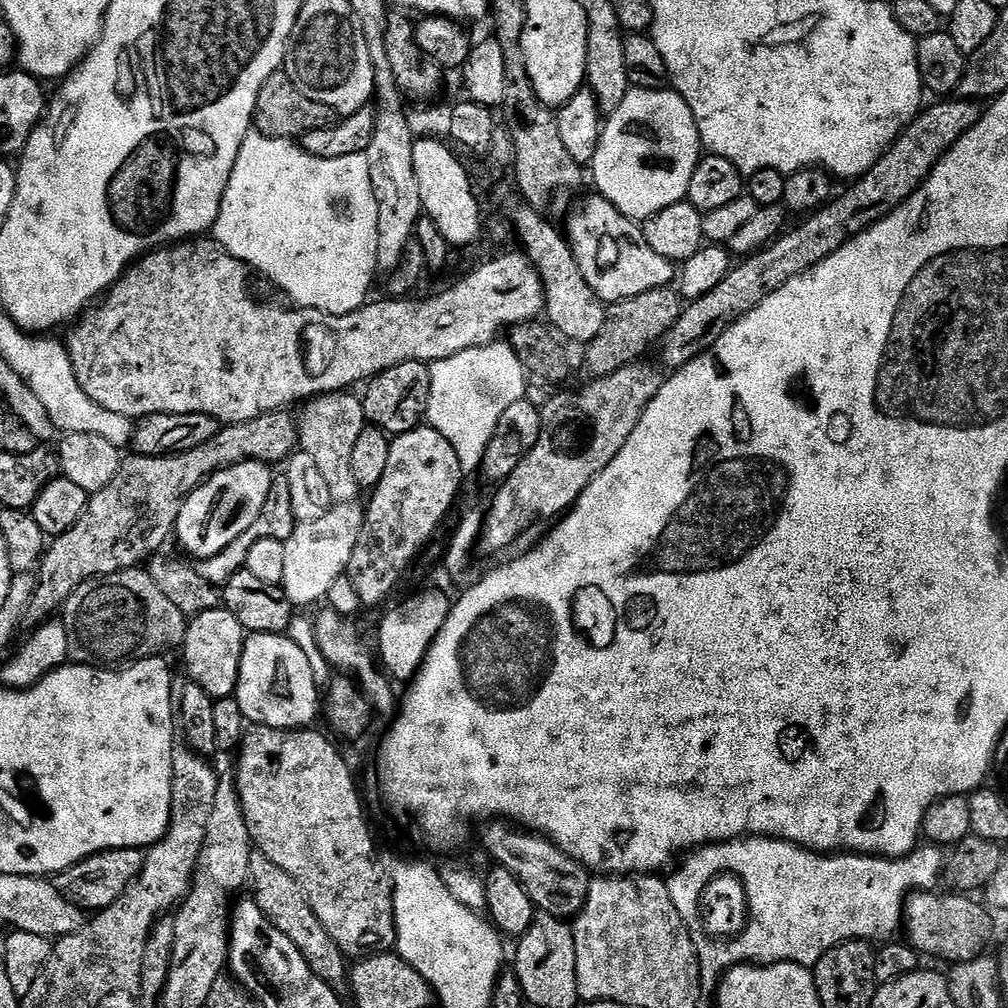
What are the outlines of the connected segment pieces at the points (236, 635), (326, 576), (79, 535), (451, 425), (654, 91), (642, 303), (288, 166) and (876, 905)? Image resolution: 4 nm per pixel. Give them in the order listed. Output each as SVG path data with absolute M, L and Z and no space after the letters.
M226 607L206 610L206 614L191 617L182 645L184 664L188 667L187 679L202 686L202 690L206 690L206 694L210 694L215 701L235 696L245 639L242 622L238 622L238 618L234 618Z
M333 503L332 508L323 518L318 518L318 522L306 522L297 524L294 534L284 541L286 550L286 574L282 585L286 598L297 609L304 608L307 604L316 604L327 597L330 586L339 576L345 575L350 566L350 558L354 554L354 546L358 546L358 534L362 534L364 525L364 508L359 503L350 504Z
M291 411L267 412L250 422L221 427L210 442L194 450L179 451L170 456L129 455L123 461L120 475L100 492L88 497L88 509L66 534L47 545L36 576L34 598L28 607L29 621L44 622L55 617L64 603L87 580L109 576L127 568L139 568L161 551L175 533L178 514L184 499L205 480L223 468L243 460L257 460L269 466L283 465L300 443L300 429Z
M493 342L485 348L471 348L454 358L431 365L432 393L428 410L430 427L438 430L458 454L461 473L479 473L485 463L484 451L494 438L498 418L514 402L525 399L526 373L518 354L507 342Z
M629 87L626 98L622 98L618 105L618 110L607 113L603 121L598 150L590 165L590 180L591 183L592 180L596 183L595 191L605 196L622 215L643 222L666 210L666 206L674 206L687 197L690 178L701 155L700 131L694 114L675 90L669 90L667 87Z
M669 286L659 288L658 290L646 290L646 294L638 294L634 298L619 300L617 304L609 304L606 308L606 319L602 330L595 338L586 345L588 352L588 372L589 377L603 378L622 370L628 364L635 364L644 356L652 347L659 345L667 336L668 331L678 322L682 311L682 297L675 287Z
M255 130L248 133L248 137L242 142L242 150L238 150L238 162L234 162L234 170L230 174L230 182L226 186L226 194L222 198L222 206L220 213L216 219L216 226L214 229L214 239L216 243L220 244L227 252L234 258L238 258L243 264L248 265L249 269L261 272L266 279L272 284L277 284L286 295L289 296L293 305L301 308L314 308L318 312L323 312L329 316L341 316L342 314L350 314L357 312L363 304L369 299L368 291L372 288L372 279L378 276L378 269L376 263L378 262L378 202L374 198L374 186L370 182L370 162L365 154L349 154L347 158L314 158L314 154L310 154L299 143L290 140L275 140L269 136L264 136L261 132Z
M746 836L739 840L725 840L719 844L706 844L703 845L691 854L685 855L683 857L684 865L673 874L672 877L667 877L666 883L668 889L670 890L670 898L674 901L674 910L678 910L678 914L684 920L684 924L688 927L688 932L692 935L692 939L696 941L696 951L699 957L700 963L700 979L702 981L703 987L705 989L712 990L717 987L718 981L723 977L724 973L728 971L729 968L735 968L738 964L759 964L761 966L766 964L801 964L802 967L809 970L815 969L816 964L822 958L822 954L826 954L834 946L839 944L845 944L851 940L867 940L869 942L884 942L892 936L896 931L898 933L902 928L902 921L904 918L904 901L913 892L922 892L925 890L935 889L935 884L939 885L942 880L942 873L944 871L944 861L946 859L945 853L941 851L939 847L936 846L920 846L917 847L916 851L911 852L908 856L897 856L895 858L881 858L878 856L866 856L863 854L821 854L819 852L811 852L808 848L799 848L796 844L791 844L789 840L773 840L771 836Z

